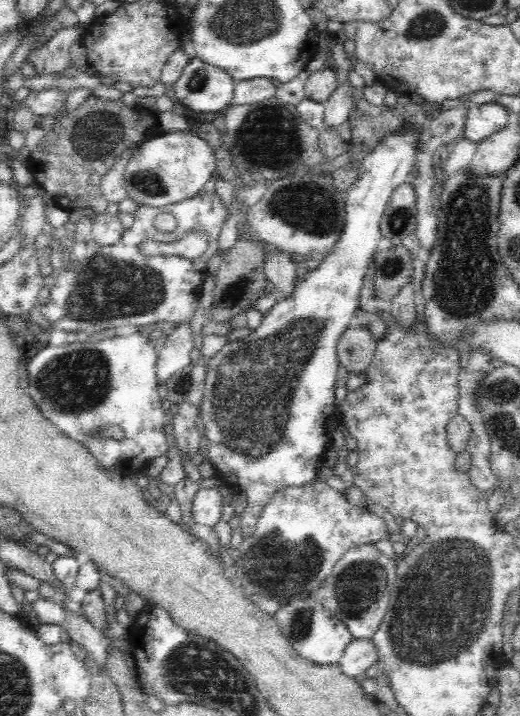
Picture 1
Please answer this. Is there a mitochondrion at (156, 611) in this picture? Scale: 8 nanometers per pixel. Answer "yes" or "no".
no

